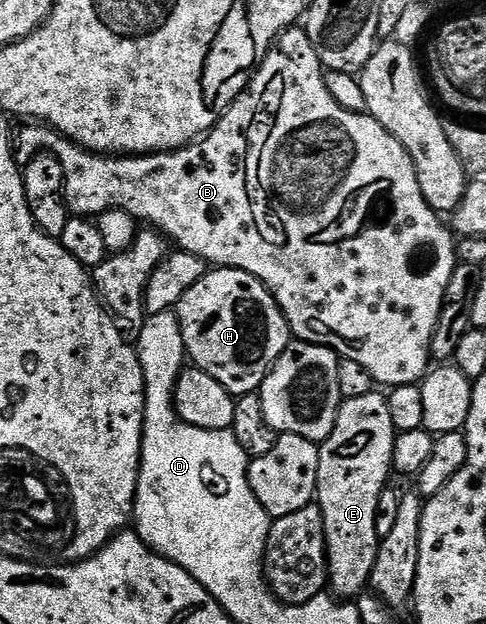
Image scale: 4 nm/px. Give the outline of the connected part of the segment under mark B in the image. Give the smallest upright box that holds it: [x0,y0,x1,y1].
[16,28,456,388]

